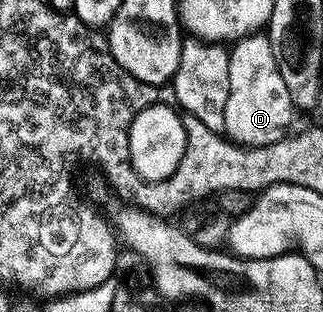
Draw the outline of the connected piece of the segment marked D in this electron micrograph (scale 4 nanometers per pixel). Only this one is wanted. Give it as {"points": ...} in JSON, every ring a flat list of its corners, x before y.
{"points":[[262,32,252,33,234,42,229,52,229,99,225,99,223,133,236,145,244,147,277,143,288,136,292,128,291,116,296,116,297,110,289,99,285,79,281,79,269,39]]}

